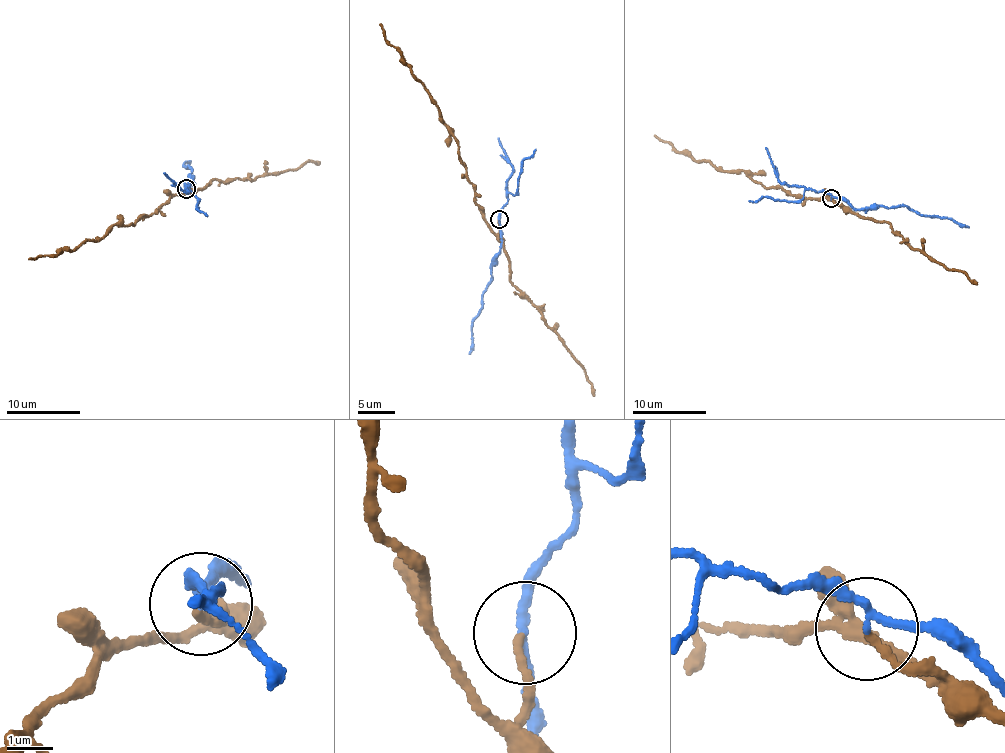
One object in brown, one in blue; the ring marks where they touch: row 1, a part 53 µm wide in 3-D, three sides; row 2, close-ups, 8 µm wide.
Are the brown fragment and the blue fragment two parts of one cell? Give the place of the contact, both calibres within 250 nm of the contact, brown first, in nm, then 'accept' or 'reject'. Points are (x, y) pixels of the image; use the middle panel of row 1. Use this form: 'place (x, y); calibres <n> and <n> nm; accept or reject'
place (499, 219); calibres 160 and 140 nm; reject

